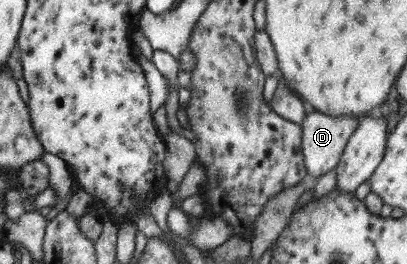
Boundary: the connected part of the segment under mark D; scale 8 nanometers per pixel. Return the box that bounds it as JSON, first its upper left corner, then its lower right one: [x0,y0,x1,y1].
[300,108,359,182]

